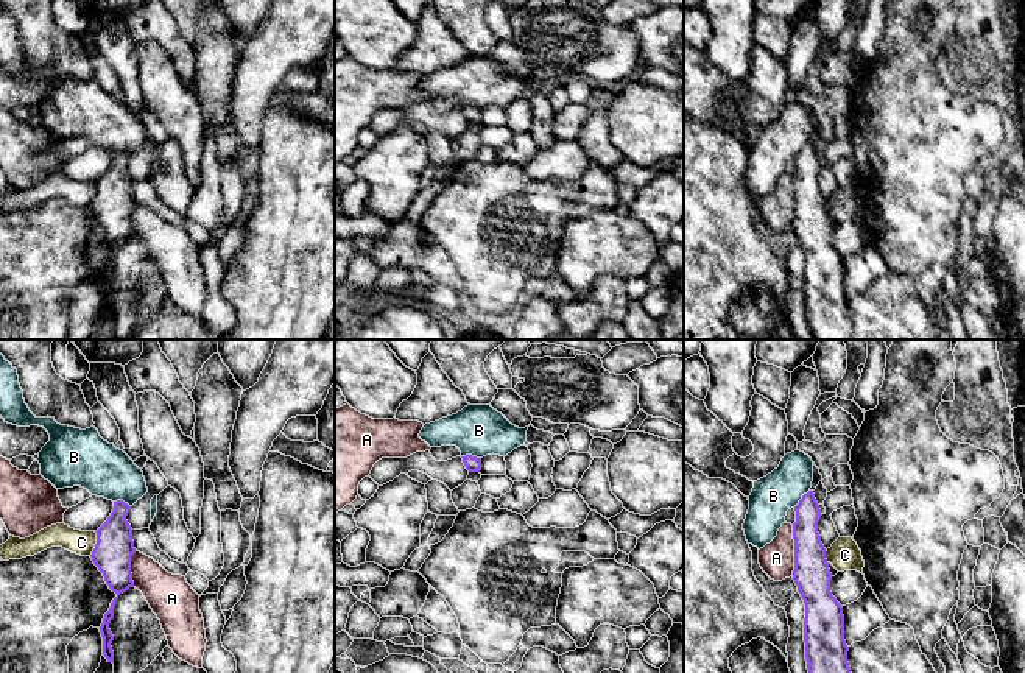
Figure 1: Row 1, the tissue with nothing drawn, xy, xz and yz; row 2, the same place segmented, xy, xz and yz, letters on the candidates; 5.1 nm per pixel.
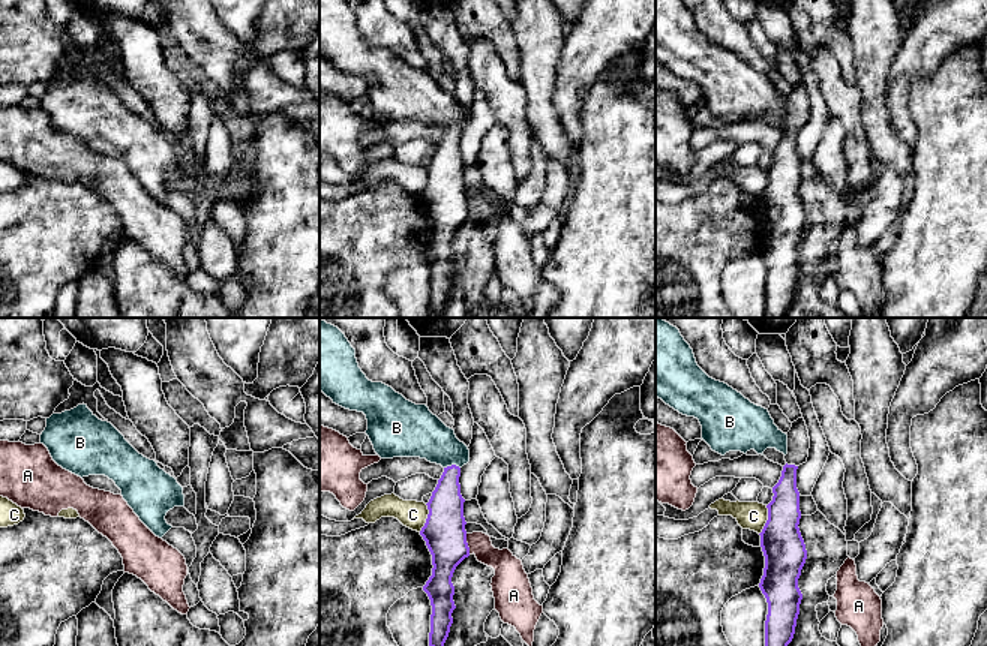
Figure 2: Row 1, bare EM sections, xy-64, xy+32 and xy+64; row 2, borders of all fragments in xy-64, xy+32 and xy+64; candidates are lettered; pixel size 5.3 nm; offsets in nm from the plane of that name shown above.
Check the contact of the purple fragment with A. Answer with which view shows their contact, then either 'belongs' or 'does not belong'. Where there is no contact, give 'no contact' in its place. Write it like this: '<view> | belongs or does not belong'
yz | does not belong

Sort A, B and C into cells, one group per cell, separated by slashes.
A / B / C

